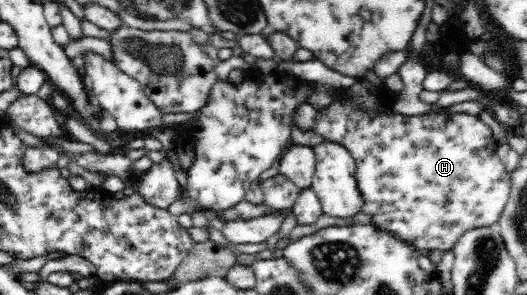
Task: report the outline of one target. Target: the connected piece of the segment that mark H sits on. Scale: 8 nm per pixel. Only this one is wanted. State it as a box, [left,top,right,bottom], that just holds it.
[316,98,511,252]

